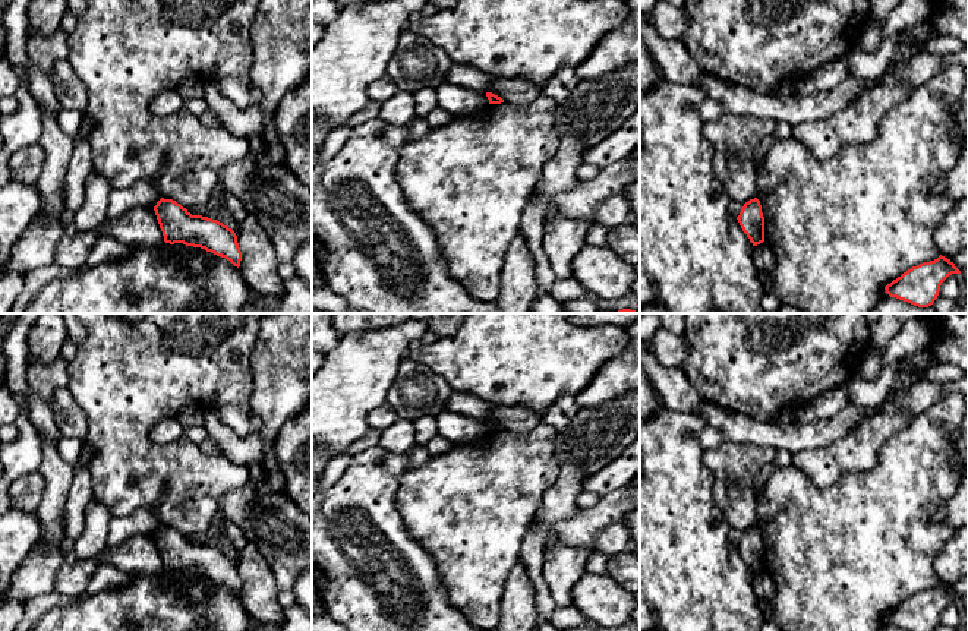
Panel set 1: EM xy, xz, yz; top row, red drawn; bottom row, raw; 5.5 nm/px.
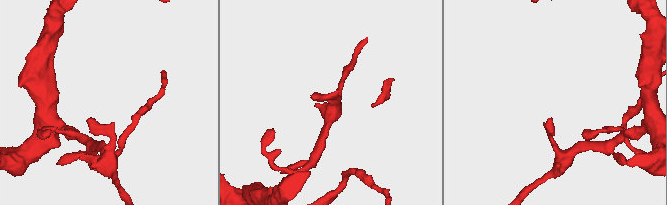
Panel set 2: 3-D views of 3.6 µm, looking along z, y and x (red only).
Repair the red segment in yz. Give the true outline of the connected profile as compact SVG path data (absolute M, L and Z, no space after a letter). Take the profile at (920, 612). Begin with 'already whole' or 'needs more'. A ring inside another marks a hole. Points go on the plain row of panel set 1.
already whole; M940 583L934 589L912 594L885 618L890 625L908 631L934 631L942 611L952 602L961 602L961 599L950 587Z

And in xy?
already whole; M161 526L154 534L164 570L201 575L240 594L242 580L236 561L223 550L192 543L173 527Z

